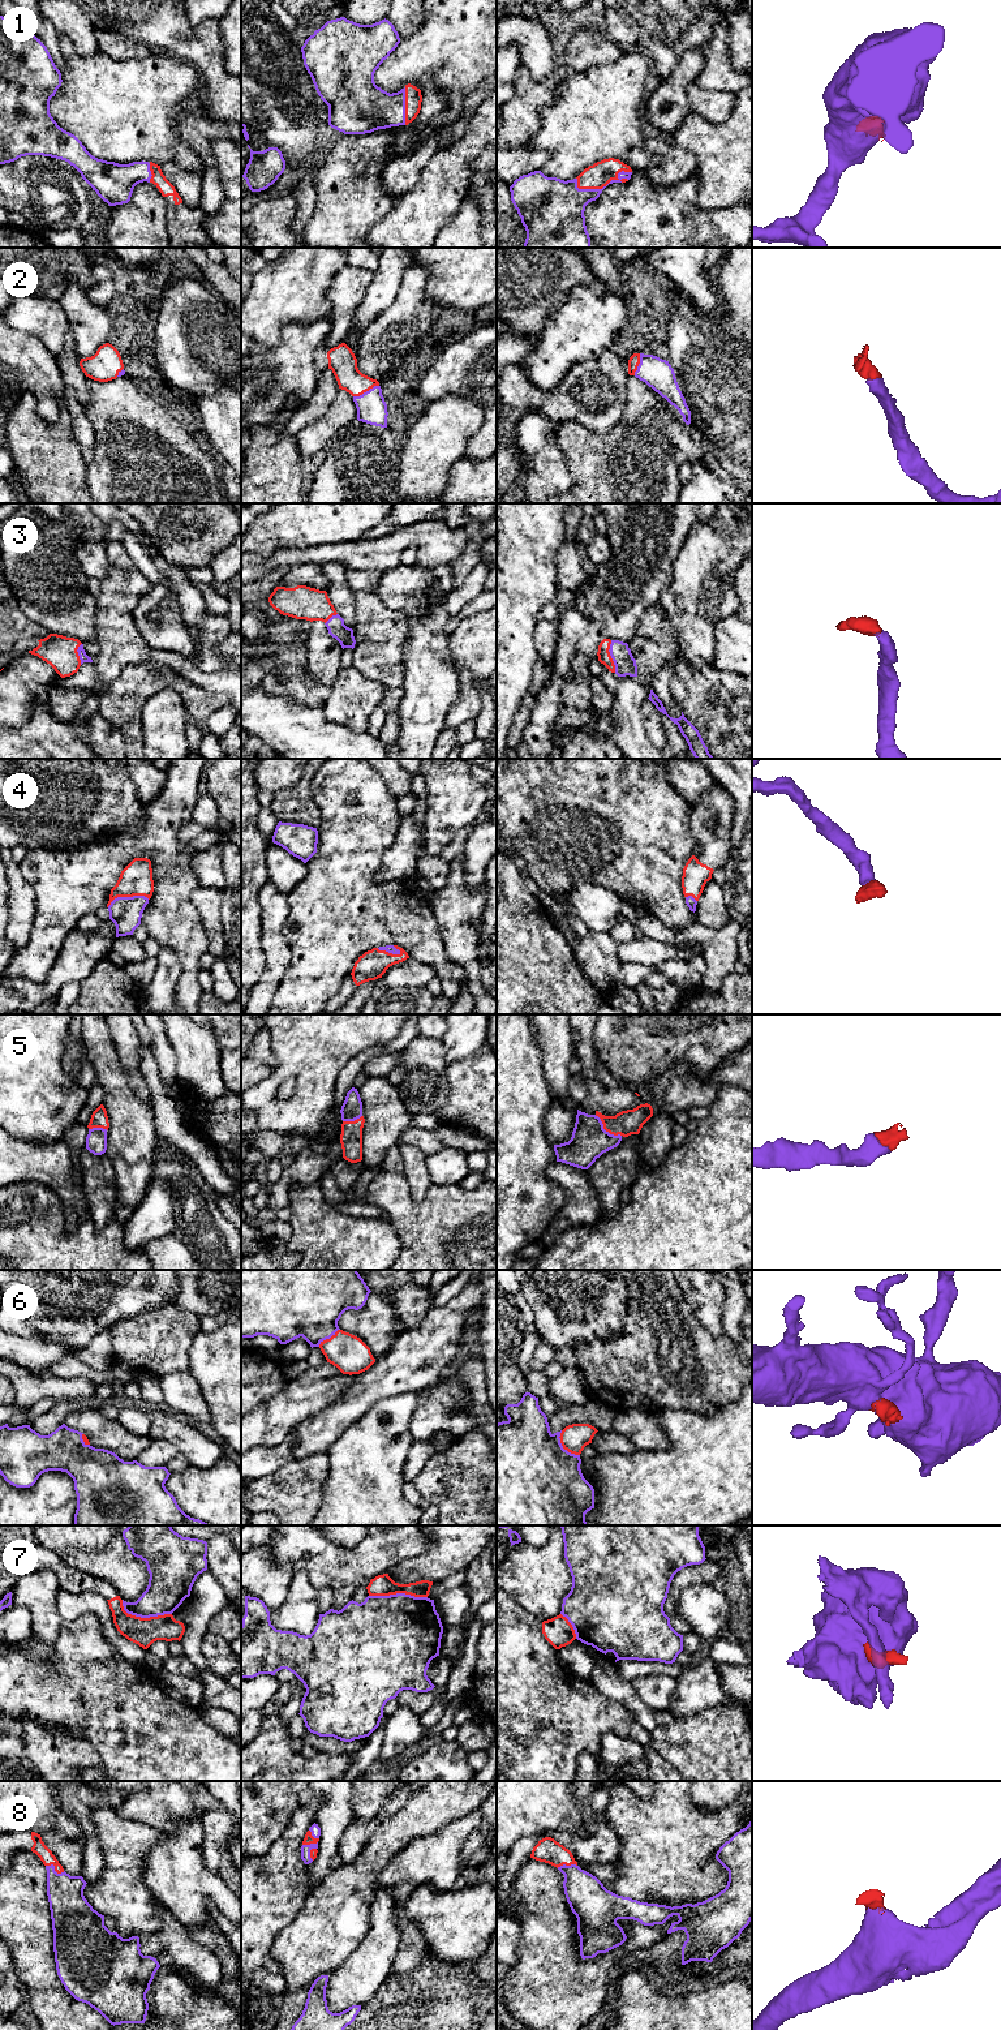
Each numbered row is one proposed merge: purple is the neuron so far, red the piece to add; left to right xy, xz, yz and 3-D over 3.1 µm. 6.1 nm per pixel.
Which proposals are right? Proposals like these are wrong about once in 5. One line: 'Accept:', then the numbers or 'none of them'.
Accept: 1, 2, 3, 4, 5, 6, 8

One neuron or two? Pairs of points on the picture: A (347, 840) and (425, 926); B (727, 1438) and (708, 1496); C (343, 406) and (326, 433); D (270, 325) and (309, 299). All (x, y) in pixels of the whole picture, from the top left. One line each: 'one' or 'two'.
A: one
B: one
C: one
D: one

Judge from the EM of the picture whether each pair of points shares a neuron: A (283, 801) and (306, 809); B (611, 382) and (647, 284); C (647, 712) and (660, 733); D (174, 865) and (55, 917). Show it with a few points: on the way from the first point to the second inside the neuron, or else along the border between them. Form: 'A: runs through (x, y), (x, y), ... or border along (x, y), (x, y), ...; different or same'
A: runs through (288, 805), (301, 809); same
B: runs through (617, 357), (647, 325), (647, 309); same
C: runs through (651, 717), (654, 728); same
D: runs through (144, 849), (123, 849), (85, 887); same

